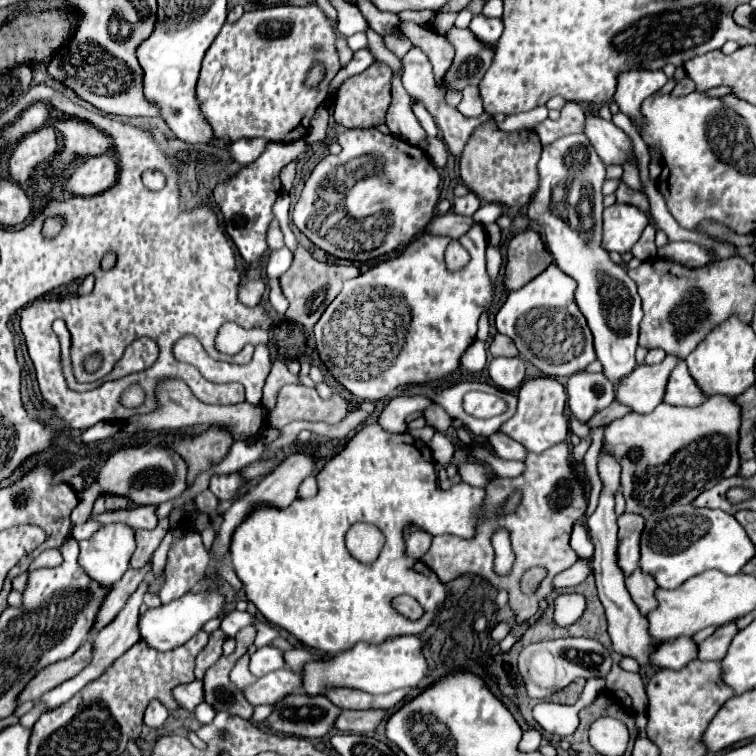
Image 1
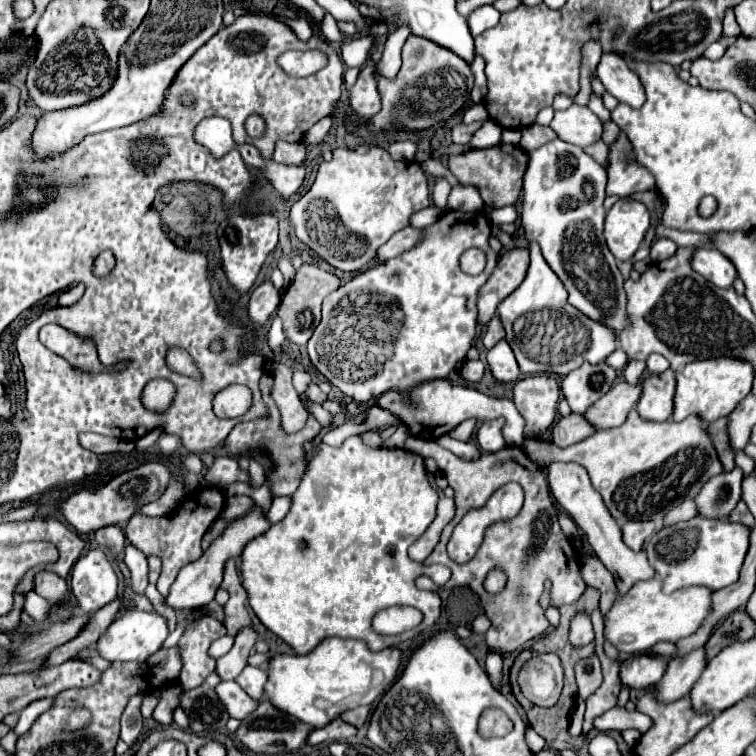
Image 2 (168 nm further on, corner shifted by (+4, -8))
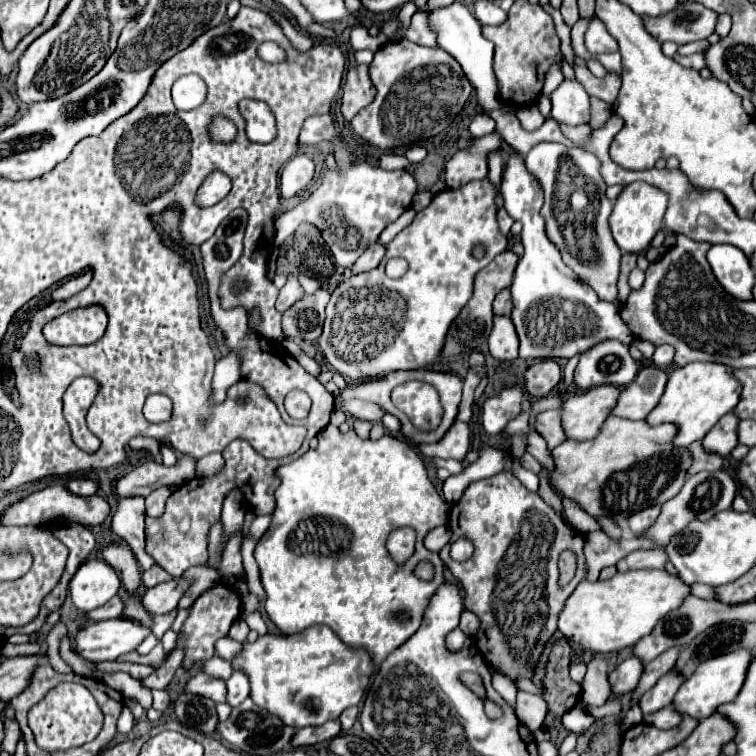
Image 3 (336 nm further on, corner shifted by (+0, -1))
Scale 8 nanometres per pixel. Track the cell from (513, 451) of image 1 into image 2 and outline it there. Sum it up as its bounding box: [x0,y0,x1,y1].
[478,418,506,452]

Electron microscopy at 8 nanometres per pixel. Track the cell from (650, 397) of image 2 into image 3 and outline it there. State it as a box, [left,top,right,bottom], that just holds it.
[612,365,668,419]

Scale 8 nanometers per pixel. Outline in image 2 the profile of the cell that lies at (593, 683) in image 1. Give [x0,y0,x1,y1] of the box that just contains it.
[568,700,584,736]

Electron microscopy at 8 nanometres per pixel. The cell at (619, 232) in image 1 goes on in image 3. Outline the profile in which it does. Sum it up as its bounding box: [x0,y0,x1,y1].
[610,183,668,253]

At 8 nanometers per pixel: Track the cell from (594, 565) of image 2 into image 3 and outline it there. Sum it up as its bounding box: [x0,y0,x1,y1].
[616,549,668,573]

